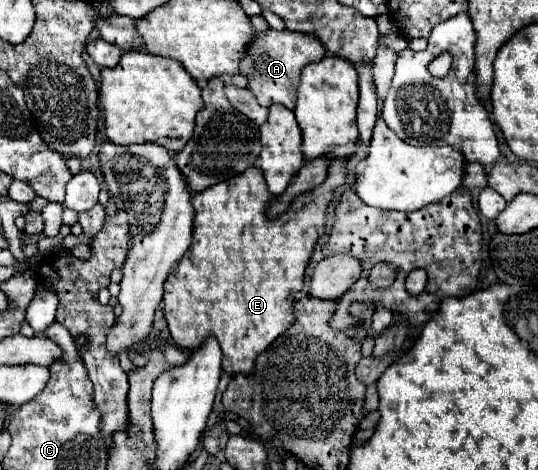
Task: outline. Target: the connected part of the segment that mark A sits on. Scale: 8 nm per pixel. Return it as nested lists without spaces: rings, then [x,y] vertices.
[[[268,29],[256,35],[252,43],[248,43],[240,63],[240,73],[248,77],[248,91],[252,91],[252,95],[258,99],[262,107],[280,103],[280,105],[286,105],[288,109],[294,109],[302,67],[306,63],[320,61],[324,55],[326,51],[316,35],[296,33],[290,29],[282,29],[282,31]]]

